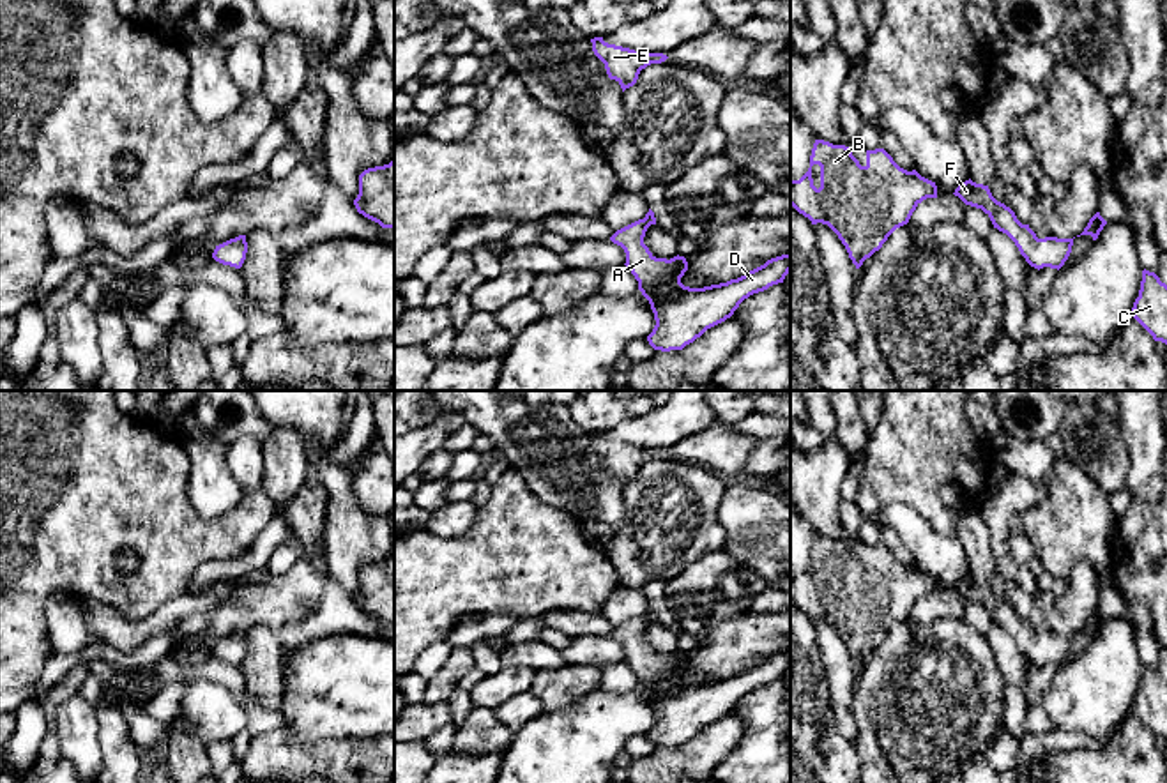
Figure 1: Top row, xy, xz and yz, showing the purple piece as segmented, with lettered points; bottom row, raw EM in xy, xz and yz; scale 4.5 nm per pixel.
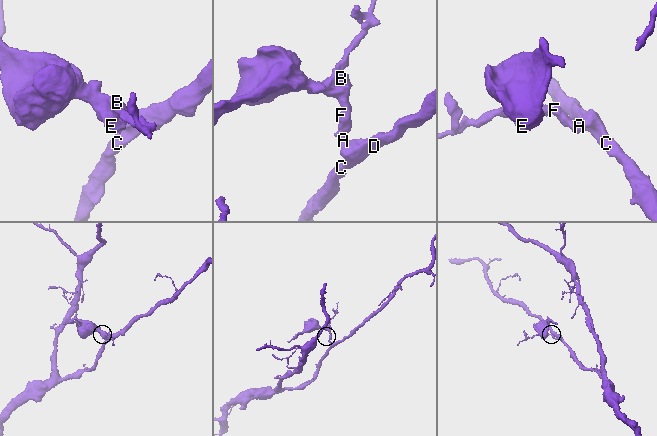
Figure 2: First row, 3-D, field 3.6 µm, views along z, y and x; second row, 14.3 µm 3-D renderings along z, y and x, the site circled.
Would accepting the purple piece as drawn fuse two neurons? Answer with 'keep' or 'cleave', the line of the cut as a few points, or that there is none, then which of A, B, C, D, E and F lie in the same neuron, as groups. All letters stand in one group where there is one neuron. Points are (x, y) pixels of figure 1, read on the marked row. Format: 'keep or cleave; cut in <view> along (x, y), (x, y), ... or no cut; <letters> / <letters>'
keep; no cut; A B C D E F

